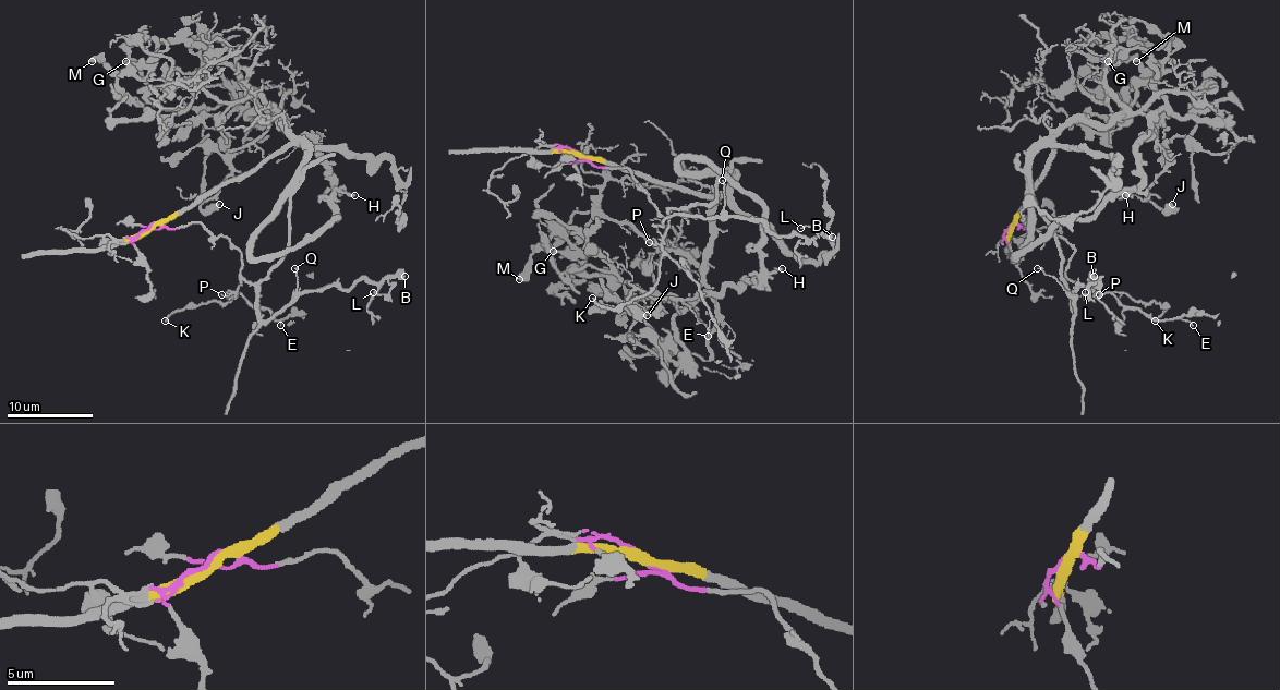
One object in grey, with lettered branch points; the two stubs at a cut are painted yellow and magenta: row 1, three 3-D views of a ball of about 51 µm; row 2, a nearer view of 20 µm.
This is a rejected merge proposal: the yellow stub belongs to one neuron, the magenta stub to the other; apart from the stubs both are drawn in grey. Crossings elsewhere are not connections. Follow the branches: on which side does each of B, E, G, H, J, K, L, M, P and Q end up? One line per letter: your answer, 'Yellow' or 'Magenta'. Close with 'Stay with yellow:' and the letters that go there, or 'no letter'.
B: Magenta
E: Magenta
G: Yellow
H: Yellow
J: Yellow
K: Magenta
L: Magenta
M: Yellow
P: Magenta
Q: Magenta
Stay with yellow: G, H, J, M

